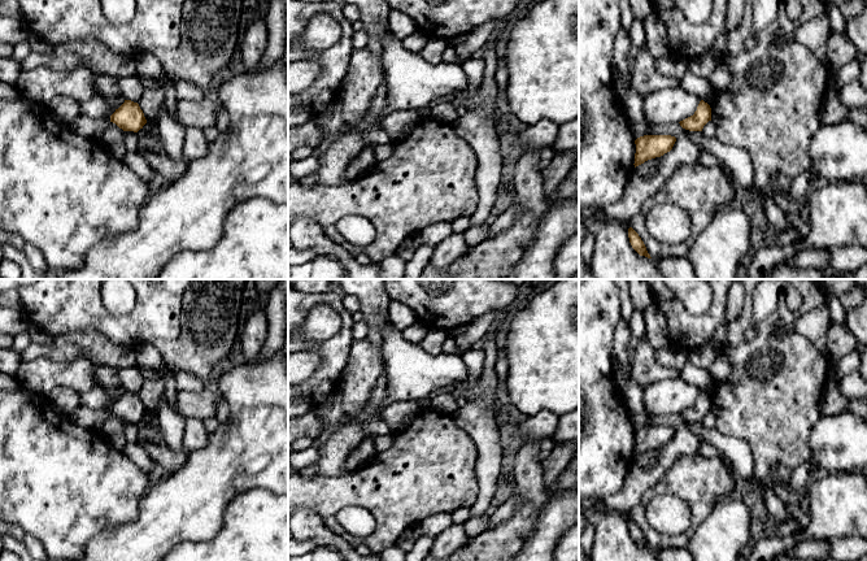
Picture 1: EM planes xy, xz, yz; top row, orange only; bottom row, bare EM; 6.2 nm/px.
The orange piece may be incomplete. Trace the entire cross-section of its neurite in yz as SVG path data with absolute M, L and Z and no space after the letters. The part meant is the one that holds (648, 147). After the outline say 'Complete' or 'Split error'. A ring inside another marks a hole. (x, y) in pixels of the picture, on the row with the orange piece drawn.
M644 135L635 140L635 168L644 164L648 160L661 157L670 152L676 142L671 135Z. Complete

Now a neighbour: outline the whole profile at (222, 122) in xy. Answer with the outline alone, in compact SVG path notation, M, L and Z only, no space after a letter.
M217 101L215 127L219 130L221 134L226 132L230 127L230 116L218 101Z

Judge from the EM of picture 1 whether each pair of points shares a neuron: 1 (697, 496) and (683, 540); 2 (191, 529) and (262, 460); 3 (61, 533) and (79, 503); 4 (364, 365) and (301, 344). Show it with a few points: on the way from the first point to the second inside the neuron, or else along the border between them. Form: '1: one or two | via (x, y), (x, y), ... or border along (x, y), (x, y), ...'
1: one | via (697, 507), (697, 518), (691, 530)
2: one | via (195, 507), (240, 461)
3: one | via (64, 525), (64, 518), (72, 511)
4: two | border along (353, 339), (339, 386)

